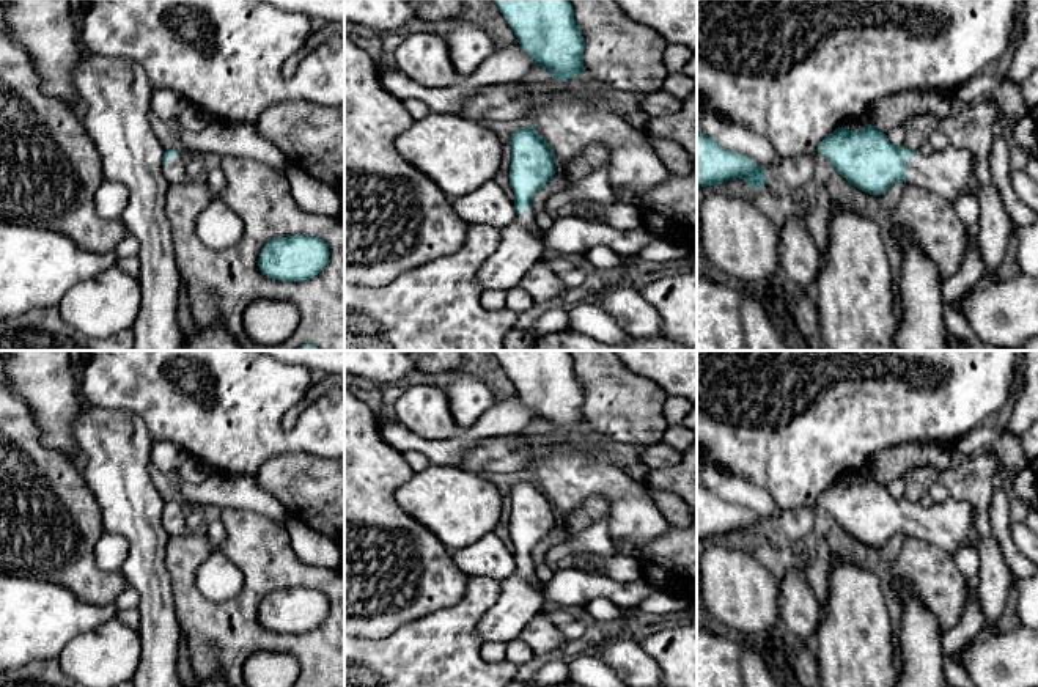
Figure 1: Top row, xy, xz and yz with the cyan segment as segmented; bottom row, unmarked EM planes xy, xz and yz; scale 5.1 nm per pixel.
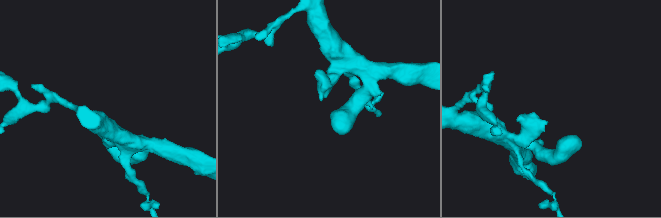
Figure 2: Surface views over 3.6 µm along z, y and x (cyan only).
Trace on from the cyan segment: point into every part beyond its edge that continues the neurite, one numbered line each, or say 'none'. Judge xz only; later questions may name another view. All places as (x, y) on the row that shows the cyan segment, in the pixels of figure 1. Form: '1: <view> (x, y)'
1: xz (521, 247)

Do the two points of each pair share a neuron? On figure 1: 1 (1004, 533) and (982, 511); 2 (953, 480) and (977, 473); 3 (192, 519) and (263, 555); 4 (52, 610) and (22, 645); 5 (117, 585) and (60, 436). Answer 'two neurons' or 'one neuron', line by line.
1: two neurons
2: one neuron
3: two neurons
4: one neuron
5: two neurons

